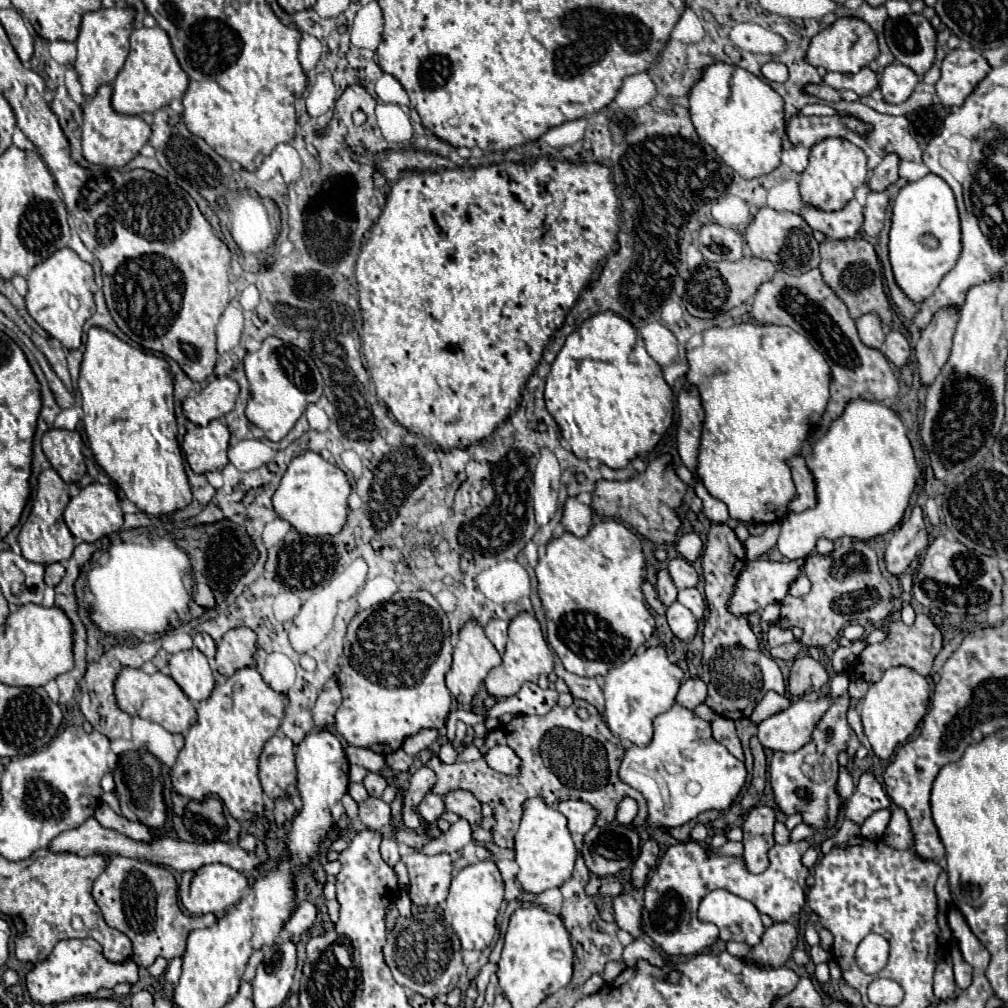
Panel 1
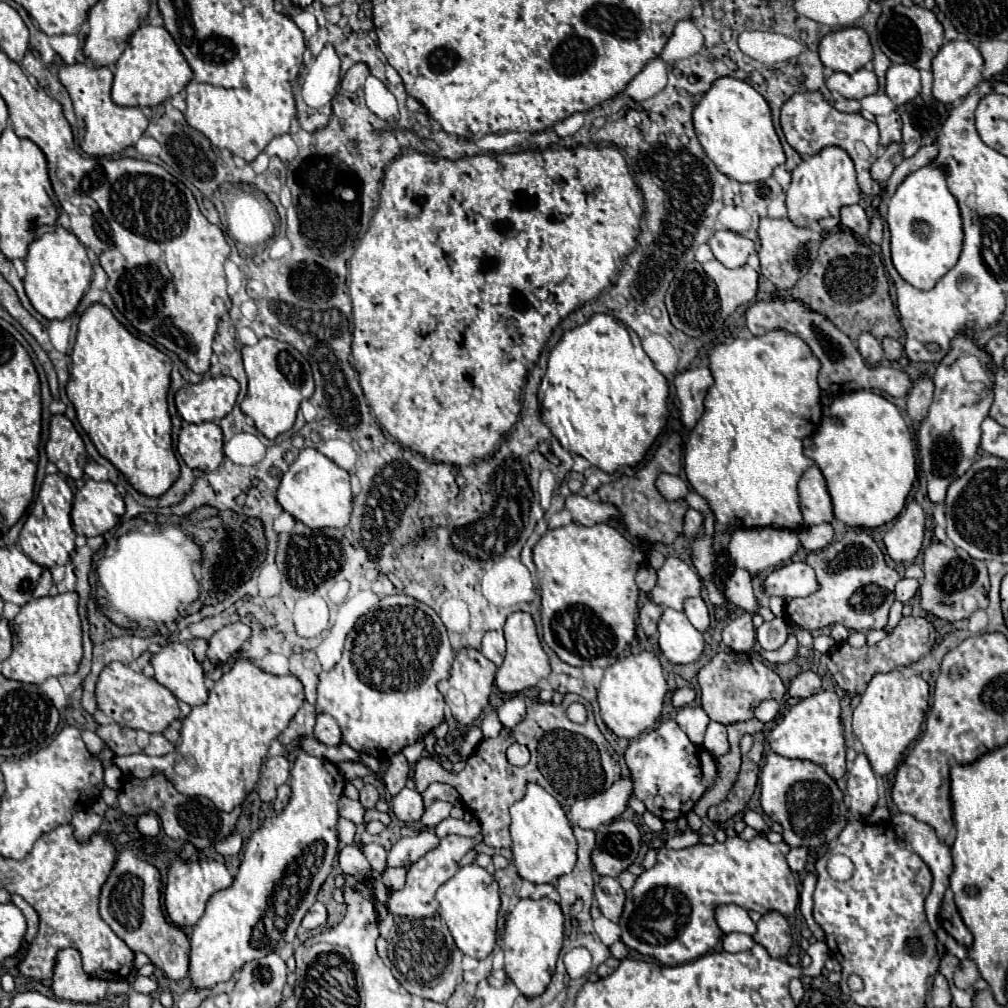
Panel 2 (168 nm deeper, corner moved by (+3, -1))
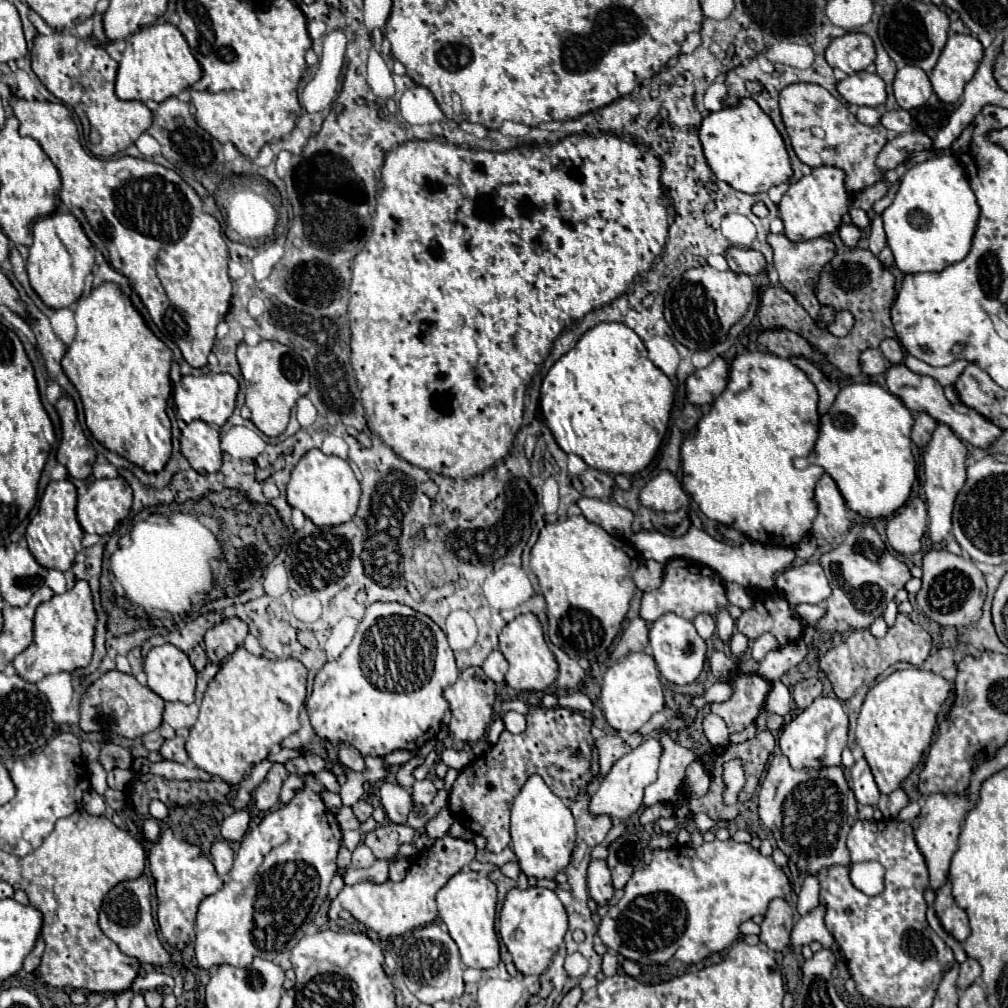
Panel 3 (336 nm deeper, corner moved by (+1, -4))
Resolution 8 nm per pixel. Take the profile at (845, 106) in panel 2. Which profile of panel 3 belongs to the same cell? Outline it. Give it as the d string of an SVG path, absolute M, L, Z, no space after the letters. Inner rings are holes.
M867 106L859 108L859 110L855 112L855 116L857 116L857 120L859 120L861 124L867 124L867 126L877 126L879 120L881 120L881 112L875 110L875 108L867 108Z

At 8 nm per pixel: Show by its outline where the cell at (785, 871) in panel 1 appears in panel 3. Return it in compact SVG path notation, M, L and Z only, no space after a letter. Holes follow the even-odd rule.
M733 838L727 842L705 842L699 848L673 846L669 850L653 850L651 862L633 872L631 880L625 884L623 898L611 906L605 918L597 924L597 936L607 948L637 964L669 964L675 960L697 964L713 952L729 948L741 936L741 922L751 920L757 914L765 914L767 904L773 898L783 898L789 890L791 884L785 872L773 862L771 856L761 856L759 850L753 850L749 844L739 844Z

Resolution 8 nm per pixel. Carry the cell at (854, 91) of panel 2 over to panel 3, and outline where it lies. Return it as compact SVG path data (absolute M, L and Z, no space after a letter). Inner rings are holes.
M857 72L847 76L837 84L837 90L849 104L855 104L855 106L875 108L885 104L887 100L883 78L871 72Z

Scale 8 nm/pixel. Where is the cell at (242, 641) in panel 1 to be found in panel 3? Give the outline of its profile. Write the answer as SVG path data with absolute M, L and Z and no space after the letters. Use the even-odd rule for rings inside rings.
M237 616L225 618L223 622L215 624L213 628L209 628L205 632L207 658L213 664L221 664L229 654L235 652L235 648L239 648L243 644L247 632L249 632L247 624Z

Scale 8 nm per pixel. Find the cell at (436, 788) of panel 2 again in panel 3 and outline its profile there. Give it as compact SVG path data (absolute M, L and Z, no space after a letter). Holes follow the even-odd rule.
M415 780L411 786L411 798L417 804L431 804L435 794L437 794L437 788L433 786L431 780L421 780L421 782Z

